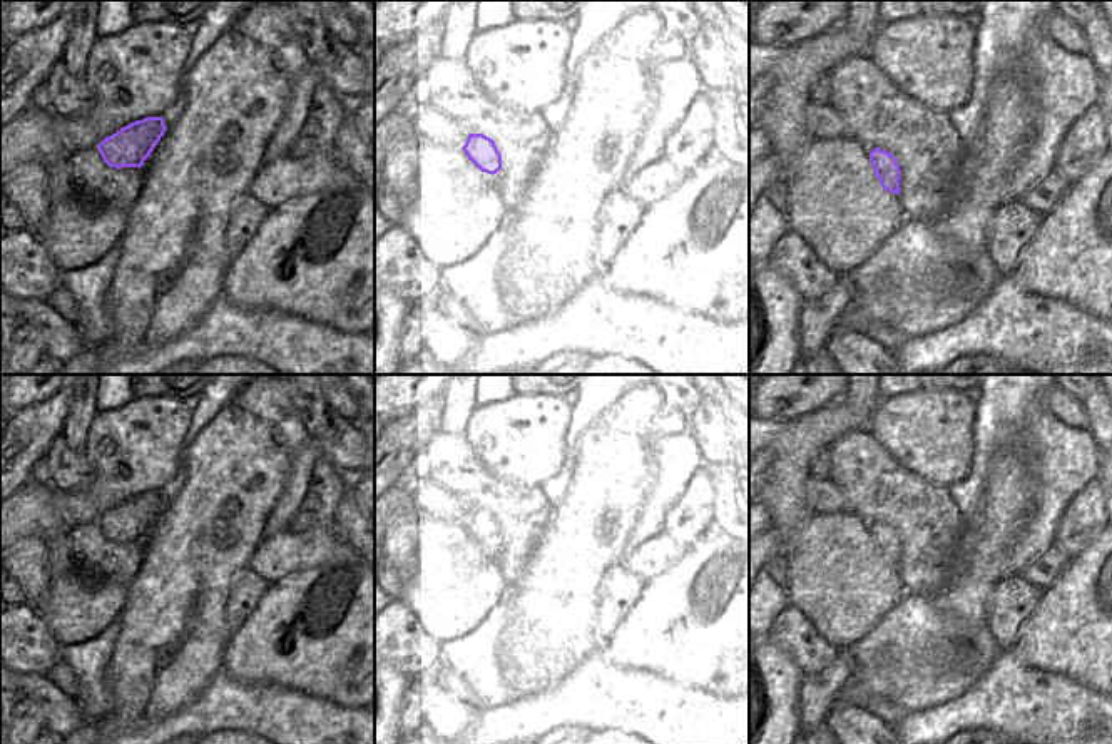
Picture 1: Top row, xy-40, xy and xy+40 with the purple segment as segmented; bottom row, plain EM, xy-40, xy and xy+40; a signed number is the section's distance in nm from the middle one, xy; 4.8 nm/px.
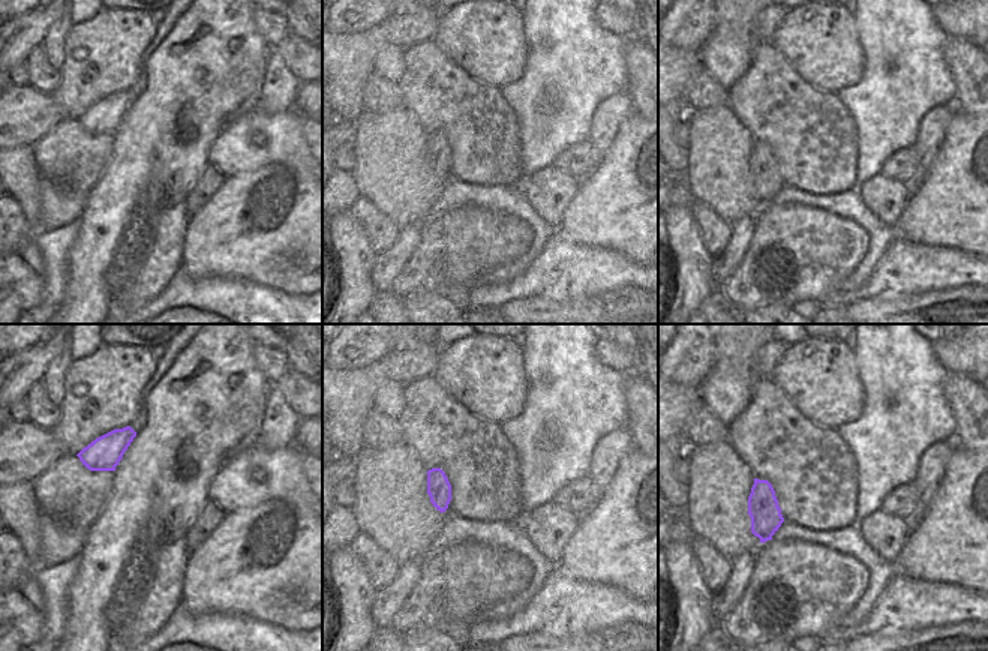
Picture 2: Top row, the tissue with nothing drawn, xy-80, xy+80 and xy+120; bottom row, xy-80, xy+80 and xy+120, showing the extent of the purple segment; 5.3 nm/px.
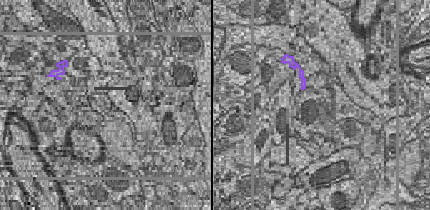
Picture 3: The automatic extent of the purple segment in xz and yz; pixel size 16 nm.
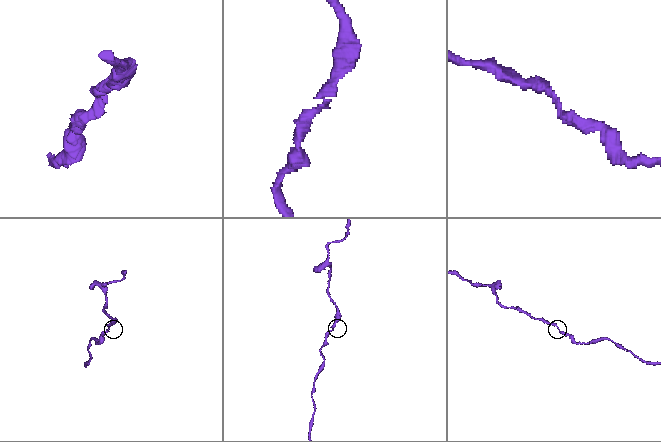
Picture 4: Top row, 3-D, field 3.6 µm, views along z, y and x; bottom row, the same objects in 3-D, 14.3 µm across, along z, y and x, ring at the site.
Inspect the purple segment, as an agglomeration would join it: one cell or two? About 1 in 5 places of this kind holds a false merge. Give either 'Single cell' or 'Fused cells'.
Single cell

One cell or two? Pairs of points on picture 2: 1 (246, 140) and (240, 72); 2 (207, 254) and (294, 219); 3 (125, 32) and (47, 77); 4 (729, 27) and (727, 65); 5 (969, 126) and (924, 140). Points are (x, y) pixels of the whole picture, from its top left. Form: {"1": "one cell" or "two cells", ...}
{"1": "two cells", "2": "one cell", "3": "two cells", "4": "one cell", "5": "two cells"}

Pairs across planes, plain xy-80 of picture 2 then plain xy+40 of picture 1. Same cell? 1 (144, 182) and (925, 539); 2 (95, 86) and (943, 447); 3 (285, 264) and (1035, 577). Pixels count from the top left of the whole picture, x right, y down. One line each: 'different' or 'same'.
1: different
2: same
3: different

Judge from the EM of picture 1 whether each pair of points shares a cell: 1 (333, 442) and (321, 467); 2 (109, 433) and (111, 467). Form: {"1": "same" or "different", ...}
{"1": "different", "2": "same"}

